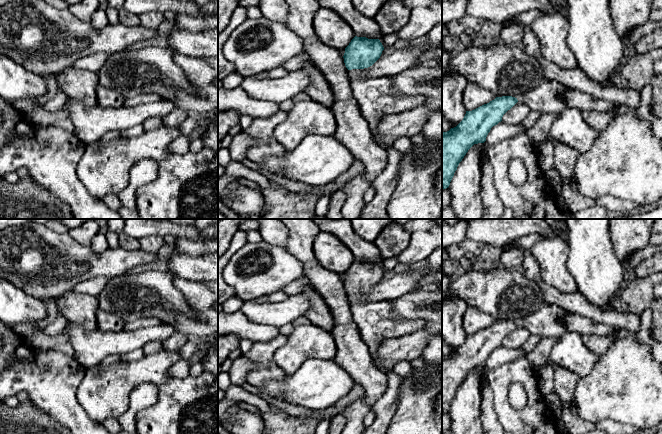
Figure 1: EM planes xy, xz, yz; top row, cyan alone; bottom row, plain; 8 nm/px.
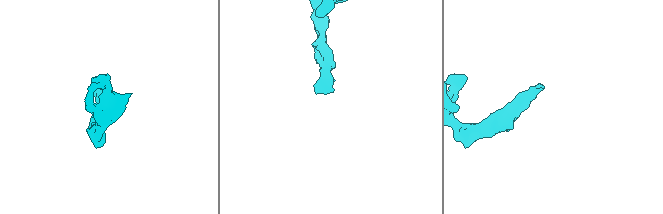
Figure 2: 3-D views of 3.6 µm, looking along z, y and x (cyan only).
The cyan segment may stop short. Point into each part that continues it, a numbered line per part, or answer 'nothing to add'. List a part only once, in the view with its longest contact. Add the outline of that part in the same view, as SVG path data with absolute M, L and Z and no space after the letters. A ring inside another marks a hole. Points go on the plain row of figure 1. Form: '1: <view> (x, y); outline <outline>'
1: xz (373, 318); outline M361 293L348 294L348 301L353 319L371 354L375 354L384 341L412 335L428 324L422 319L394 320L391 317L391 301L363 302Z

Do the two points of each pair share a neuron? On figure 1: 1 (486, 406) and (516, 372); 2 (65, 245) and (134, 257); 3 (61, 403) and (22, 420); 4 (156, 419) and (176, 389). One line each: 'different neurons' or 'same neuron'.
1: different neurons
2: same neuron
3: different neurons
4: same neuron

